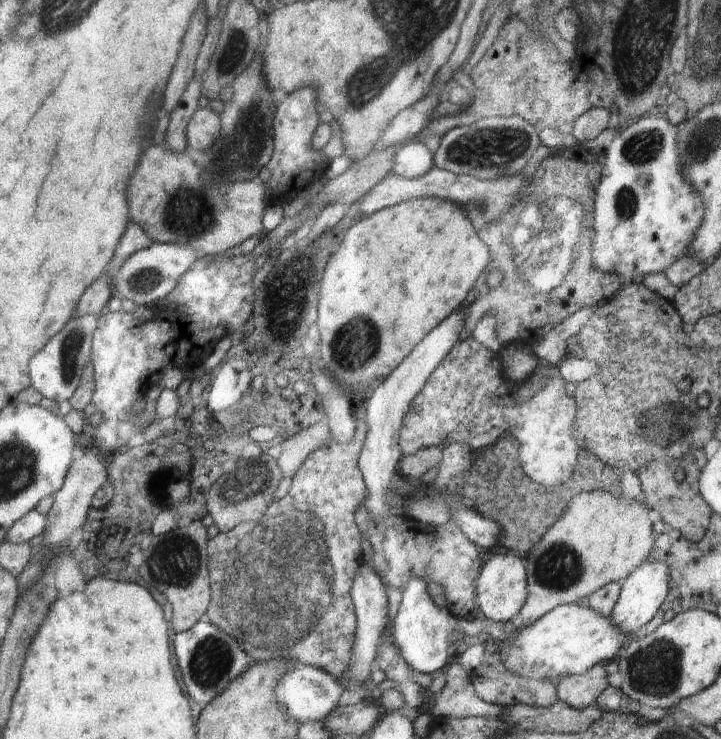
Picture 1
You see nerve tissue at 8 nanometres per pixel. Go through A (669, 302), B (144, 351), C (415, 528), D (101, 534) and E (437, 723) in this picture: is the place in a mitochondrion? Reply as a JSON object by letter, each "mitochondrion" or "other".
{"A":"other","B":"other","C":"other","D":"other","E":"other"}

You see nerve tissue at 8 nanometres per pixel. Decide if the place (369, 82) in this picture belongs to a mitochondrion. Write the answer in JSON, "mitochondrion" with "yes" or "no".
{"mitochondrion":"yes"}

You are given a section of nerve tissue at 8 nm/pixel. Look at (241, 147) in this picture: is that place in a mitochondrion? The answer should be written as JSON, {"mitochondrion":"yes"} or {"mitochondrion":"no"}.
{"mitochondrion":"yes"}

